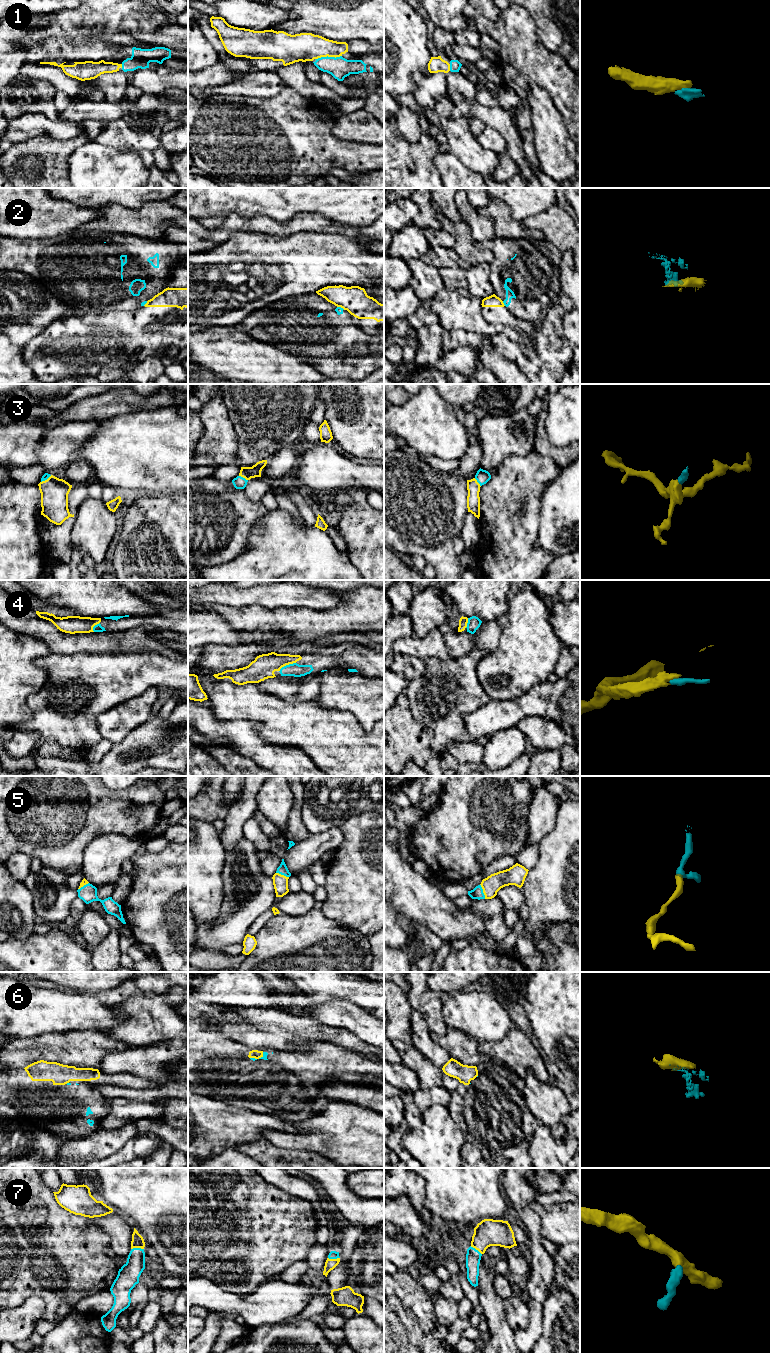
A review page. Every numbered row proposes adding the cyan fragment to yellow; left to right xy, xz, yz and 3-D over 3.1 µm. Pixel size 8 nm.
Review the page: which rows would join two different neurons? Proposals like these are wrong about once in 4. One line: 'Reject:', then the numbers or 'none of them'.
Reject: 2

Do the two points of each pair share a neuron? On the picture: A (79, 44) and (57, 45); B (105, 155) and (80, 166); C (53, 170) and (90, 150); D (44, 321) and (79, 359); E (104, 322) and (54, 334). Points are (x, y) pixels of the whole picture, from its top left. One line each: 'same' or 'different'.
A: same
B: same
C: different
D: different
E: same

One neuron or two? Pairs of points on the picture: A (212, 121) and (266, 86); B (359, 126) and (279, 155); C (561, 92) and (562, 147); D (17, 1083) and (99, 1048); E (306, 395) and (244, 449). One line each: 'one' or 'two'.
A: two
B: two
C: two
D: two
E: one

